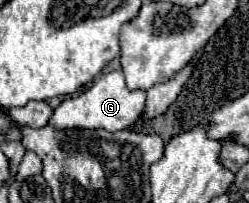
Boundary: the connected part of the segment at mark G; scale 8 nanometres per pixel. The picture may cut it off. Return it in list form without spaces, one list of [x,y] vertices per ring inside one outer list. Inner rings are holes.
[[[109,71],[101,75],[89,89],[85,89],[77,97],[65,97],[63,103],[53,109],[53,117],[49,125],[57,125],[57,129],[105,129],[105,131],[121,131],[135,125],[141,117],[145,105],[145,91],[129,91],[125,85],[123,71]]]

